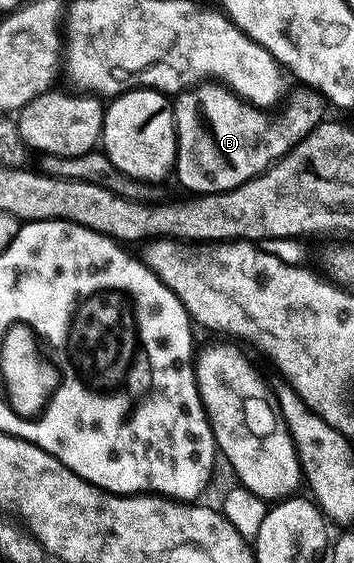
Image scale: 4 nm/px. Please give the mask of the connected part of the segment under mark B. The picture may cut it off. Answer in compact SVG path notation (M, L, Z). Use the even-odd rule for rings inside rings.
M200 83L192 88L184 89L174 98L175 110L175 138L177 151L175 152L174 176L179 176L181 184L191 195L200 193L220 193L229 191L241 183L264 173L274 161L284 157L299 140L309 131L319 126L324 120L323 105L325 101L316 90L310 87L299 87L299 90L287 101L287 106L279 113L275 125L266 117L264 110L257 105L251 105L223 83Z

